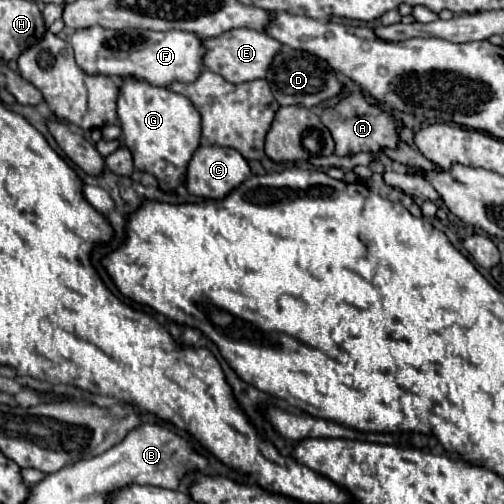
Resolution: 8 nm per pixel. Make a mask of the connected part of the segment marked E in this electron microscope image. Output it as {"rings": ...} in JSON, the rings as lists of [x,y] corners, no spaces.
{"rings":[[[250,28],[228,30],[226,34],[222,34],[218,38],[204,40],[204,44],[208,48],[208,54],[204,56],[206,68],[220,74],[228,82],[250,82],[250,80],[266,78],[270,62],[274,62],[274,58],[278,56],[278,50],[282,48],[282,44],[278,40],[266,36],[264,32],[250,30]]]}

